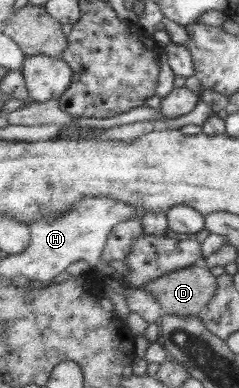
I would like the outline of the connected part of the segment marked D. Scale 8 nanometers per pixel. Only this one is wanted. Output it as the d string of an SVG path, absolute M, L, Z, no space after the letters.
M195 264L191 267L185 267L179 272L170 272L168 275L145 284L142 289L148 289L157 296L165 314L198 317L198 312L215 298L218 287L219 279L212 275L209 268Z

